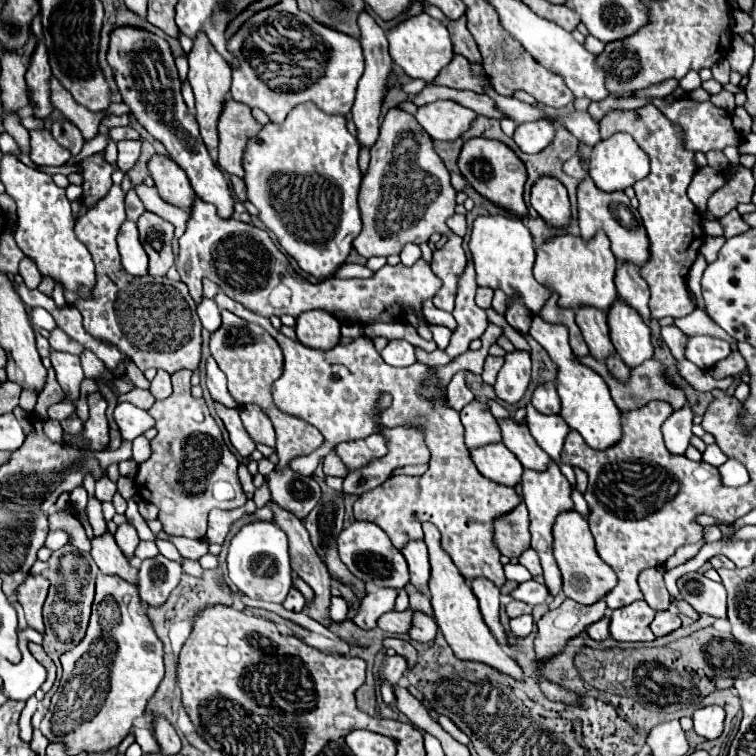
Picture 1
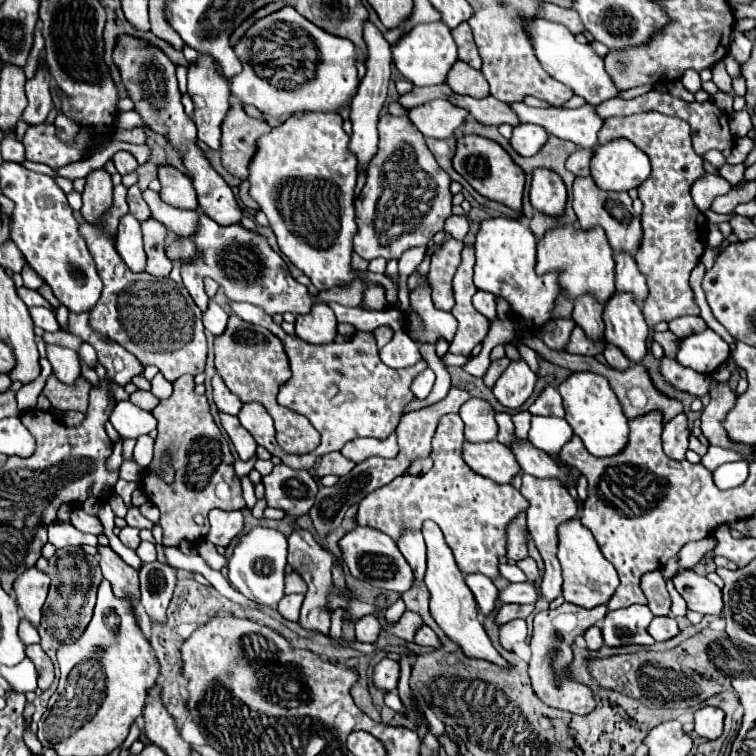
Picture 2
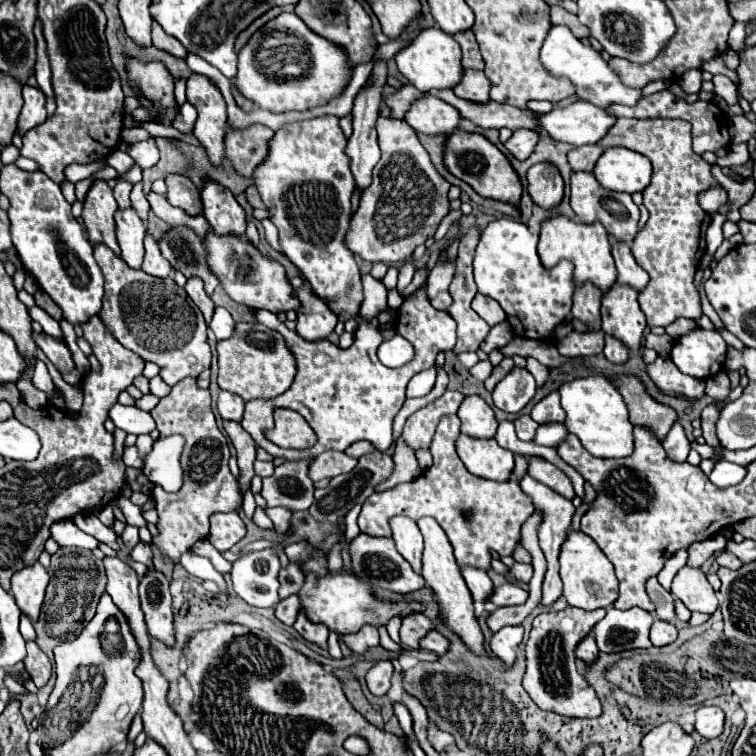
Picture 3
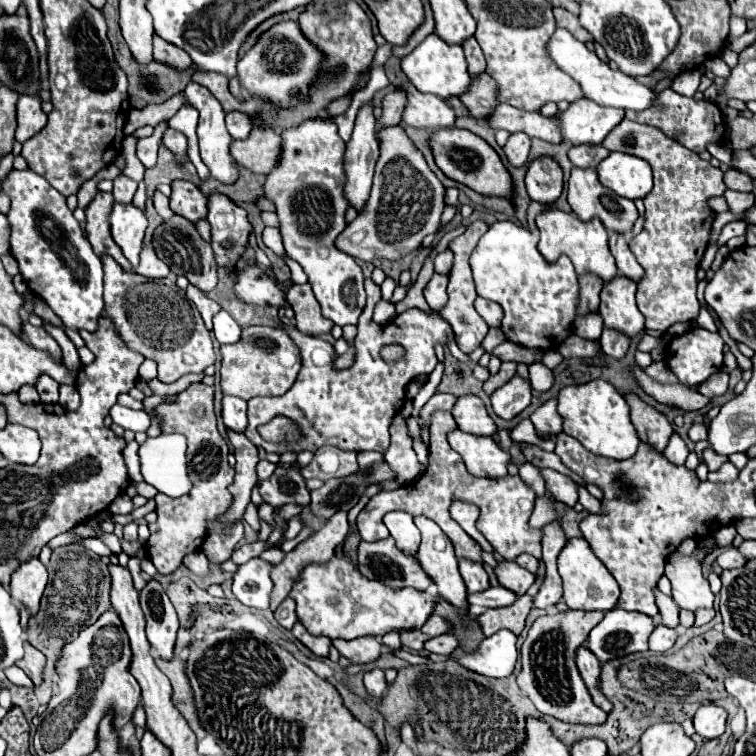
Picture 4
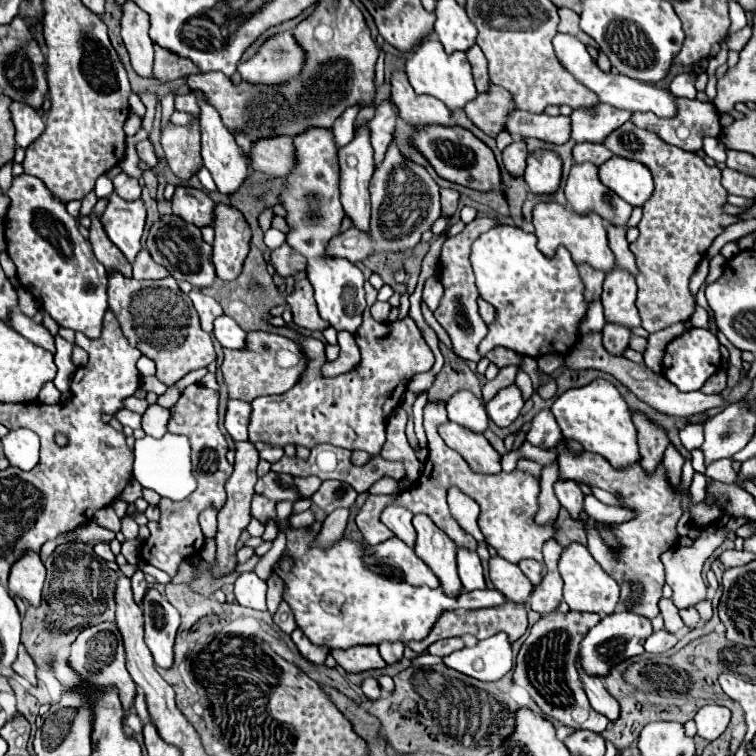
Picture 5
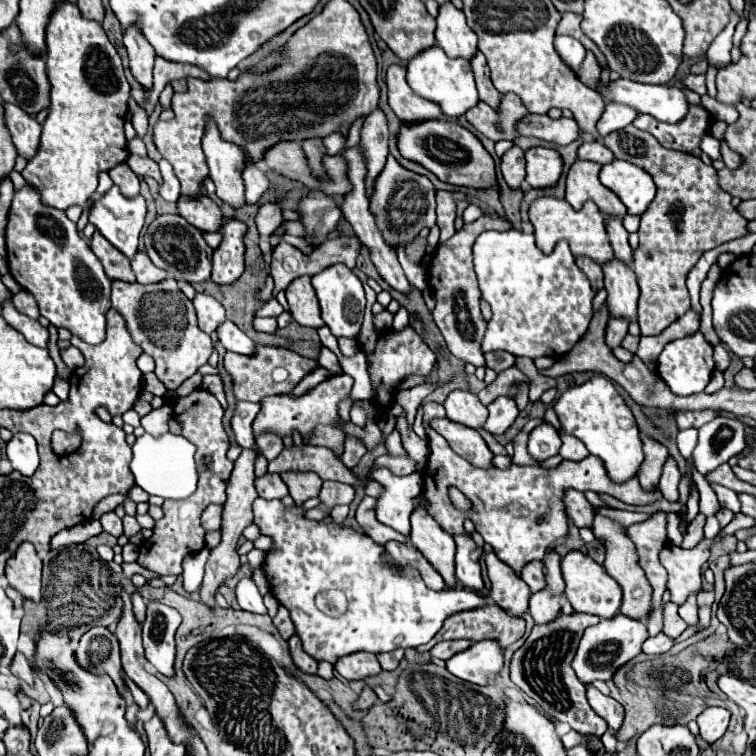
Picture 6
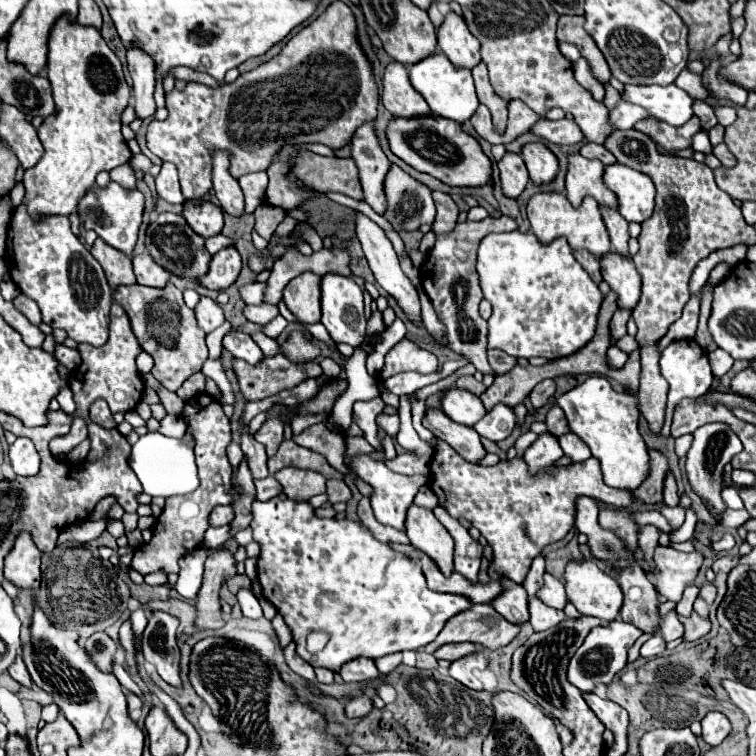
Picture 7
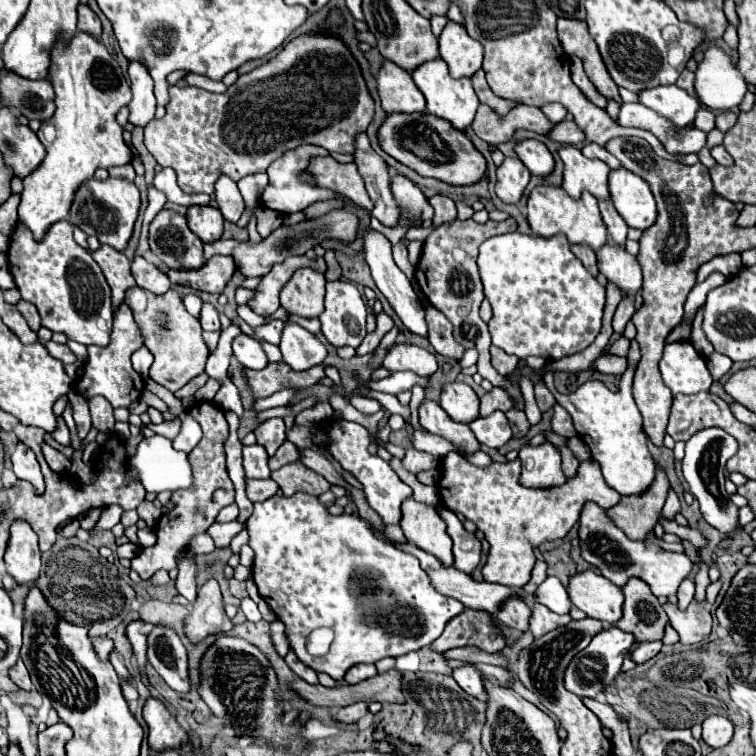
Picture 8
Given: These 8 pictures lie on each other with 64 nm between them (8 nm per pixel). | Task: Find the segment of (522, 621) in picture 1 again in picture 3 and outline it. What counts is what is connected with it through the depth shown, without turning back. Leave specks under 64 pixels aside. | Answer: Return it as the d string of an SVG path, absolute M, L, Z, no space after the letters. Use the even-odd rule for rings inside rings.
M506 626L492 634L492 640L488 642L490 658L496 658L504 670L512 668L516 660L516 646L522 642L522 626Z

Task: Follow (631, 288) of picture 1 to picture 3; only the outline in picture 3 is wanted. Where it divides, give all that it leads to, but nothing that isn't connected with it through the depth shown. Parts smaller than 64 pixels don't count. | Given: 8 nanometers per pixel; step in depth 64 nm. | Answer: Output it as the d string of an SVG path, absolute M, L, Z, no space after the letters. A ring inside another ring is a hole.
M612 242L612 256L618 268L618 282L642 290L648 284L648 274L636 264L630 246L626 242Z

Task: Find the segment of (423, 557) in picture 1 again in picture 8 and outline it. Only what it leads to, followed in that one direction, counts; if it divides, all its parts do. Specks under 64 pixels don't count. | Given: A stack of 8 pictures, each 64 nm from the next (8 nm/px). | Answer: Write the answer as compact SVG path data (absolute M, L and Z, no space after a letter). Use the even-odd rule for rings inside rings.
M328 420L322 428L328 434L330 456L342 466L342 470L350 472L362 484L368 504L380 514L380 518L386 524L398 524L400 522L400 502L404 502L404 498L412 496L412 488L406 486L398 478L398 474L390 468L388 462L384 462L380 456L372 456L368 452L368 446L370 446L368 430L356 422L346 422L346 420L334 420L334 422Z

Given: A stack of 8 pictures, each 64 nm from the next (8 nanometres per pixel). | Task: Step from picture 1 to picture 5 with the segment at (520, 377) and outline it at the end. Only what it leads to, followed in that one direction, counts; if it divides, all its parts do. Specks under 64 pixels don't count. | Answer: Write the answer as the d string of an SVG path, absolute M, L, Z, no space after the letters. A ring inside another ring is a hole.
M512 384L504 390L500 390L488 404L486 404L486 410L488 410L488 416L490 416L490 422L494 422L498 428L506 428L510 426L520 410L524 406L524 400L520 396L520 390Z

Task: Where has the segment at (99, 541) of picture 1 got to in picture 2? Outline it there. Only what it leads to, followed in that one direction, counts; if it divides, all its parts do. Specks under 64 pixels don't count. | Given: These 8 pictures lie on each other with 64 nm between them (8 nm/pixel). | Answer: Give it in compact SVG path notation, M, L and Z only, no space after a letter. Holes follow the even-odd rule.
M98 546L100 552L100 568L104 578L110 582L116 598L126 598L132 604L134 616L140 622L138 606L140 606L140 590L138 590L138 572L128 566L110 546Z

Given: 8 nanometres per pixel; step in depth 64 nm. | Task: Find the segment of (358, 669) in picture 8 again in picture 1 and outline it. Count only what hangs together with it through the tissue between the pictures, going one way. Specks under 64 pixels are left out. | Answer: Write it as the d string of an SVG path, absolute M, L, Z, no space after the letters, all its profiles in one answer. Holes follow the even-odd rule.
M392 588L372 590L370 594L366 594L366 598L362 598L362 606L354 618L354 624L362 630L372 630L378 618L394 608L394 600L396 600L396 590Z

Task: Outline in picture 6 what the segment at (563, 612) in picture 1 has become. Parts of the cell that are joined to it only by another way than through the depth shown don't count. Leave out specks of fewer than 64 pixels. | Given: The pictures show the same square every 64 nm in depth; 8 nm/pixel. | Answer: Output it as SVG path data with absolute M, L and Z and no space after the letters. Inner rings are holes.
M570 614L560 616L548 626L534 626L526 642L514 652L510 662L510 680L528 694L548 716L568 722L576 732L584 736L602 736L608 726L606 722L590 708L586 700L586 688L572 674L572 658L580 644L584 630L592 624L598 624L600 618L590 614Z

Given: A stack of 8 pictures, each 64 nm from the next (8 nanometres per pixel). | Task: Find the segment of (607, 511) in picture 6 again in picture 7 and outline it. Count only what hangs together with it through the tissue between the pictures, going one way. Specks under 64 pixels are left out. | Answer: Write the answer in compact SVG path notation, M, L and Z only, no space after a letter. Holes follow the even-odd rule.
M644 510L644 512L634 512L634 520L640 524L640 526L646 526L646 524L654 524L658 530L662 532L672 532L672 526L670 522L658 512L658 510Z

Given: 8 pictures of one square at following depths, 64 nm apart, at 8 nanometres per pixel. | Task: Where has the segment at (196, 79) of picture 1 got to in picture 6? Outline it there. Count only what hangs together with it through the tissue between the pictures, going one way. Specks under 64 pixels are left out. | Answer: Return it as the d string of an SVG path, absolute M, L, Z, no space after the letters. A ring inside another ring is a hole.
M208 120L206 134L202 138L202 150L210 166L210 178L216 186L216 196L232 208L244 206L244 182L242 182L242 152L238 146L224 142L216 130L216 124Z

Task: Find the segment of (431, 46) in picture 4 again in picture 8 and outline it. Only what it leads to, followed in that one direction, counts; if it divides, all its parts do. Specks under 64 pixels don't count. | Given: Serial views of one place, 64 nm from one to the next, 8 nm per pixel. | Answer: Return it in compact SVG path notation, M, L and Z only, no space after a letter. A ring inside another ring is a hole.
M438 58L436 62L426 62L424 66L416 68L416 72L412 72L412 78L426 98L426 112L428 114L434 114L438 118L448 120L456 130L462 130L462 132L472 124L476 108L480 104L478 96L472 88L472 82L468 78L460 78L460 80L450 78L448 64L442 58Z

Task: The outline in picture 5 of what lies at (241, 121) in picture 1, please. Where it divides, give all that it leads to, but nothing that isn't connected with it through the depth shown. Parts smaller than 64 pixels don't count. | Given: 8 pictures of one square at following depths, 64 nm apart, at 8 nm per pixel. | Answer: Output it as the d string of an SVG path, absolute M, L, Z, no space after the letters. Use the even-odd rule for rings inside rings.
M280 136L252 144L252 168L270 176L288 176L296 166L292 138Z

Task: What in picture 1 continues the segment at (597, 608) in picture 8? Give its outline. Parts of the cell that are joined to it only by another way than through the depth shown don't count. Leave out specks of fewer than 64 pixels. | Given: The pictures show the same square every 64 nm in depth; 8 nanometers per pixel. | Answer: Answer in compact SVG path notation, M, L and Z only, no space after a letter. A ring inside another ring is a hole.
M572 510L572 514L560 514L560 518L556 520L554 556L556 556L556 562L562 570L564 594L566 594L566 598L570 598L574 602L590 606L590 604L602 600L618 584L616 572L596 552L588 522L576 510Z

